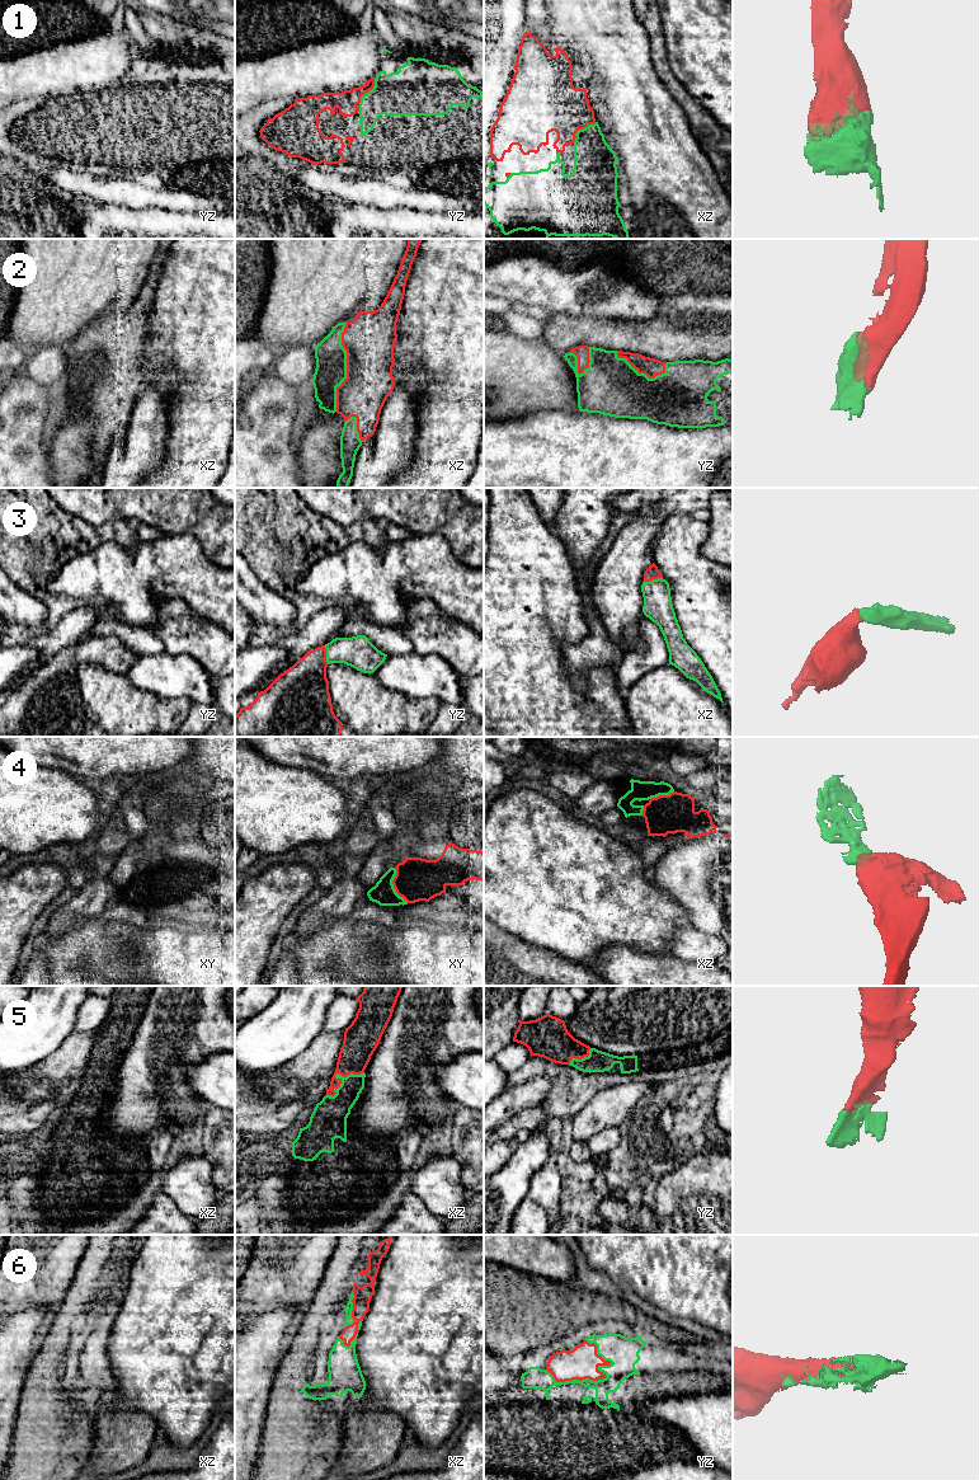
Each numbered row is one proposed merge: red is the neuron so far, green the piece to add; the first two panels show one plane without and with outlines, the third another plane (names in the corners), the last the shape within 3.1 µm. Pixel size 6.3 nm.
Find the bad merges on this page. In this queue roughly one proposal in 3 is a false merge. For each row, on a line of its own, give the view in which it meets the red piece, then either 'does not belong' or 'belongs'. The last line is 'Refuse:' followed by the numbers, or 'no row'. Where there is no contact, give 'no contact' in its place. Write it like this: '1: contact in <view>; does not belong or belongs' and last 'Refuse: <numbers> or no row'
1: contact in xz; belongs
2: contact in xz; belongs
3: contact in yz; belongs
4: contact in xy; belongs
5: contact in xz; belongs
6: contact in yz; belongs
Refuse: no row

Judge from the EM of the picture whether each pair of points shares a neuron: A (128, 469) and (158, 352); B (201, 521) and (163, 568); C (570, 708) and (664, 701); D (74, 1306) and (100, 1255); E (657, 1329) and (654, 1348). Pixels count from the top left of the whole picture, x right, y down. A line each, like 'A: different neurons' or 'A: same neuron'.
A: different neurons
B: different neurons
C: different neurons
D: same neuron
E: different neurons

